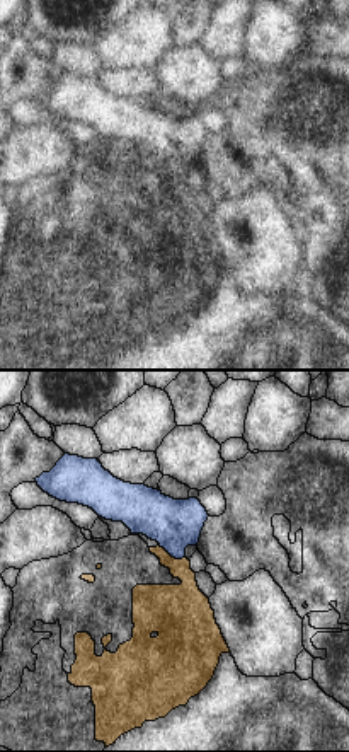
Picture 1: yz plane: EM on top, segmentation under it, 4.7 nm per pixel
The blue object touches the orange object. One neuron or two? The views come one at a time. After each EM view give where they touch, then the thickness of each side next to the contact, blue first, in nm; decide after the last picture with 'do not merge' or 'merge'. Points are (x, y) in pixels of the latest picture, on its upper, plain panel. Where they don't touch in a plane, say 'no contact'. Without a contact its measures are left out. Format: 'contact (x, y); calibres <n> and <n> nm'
contact (172, 174); calibres 240 and 240 nm

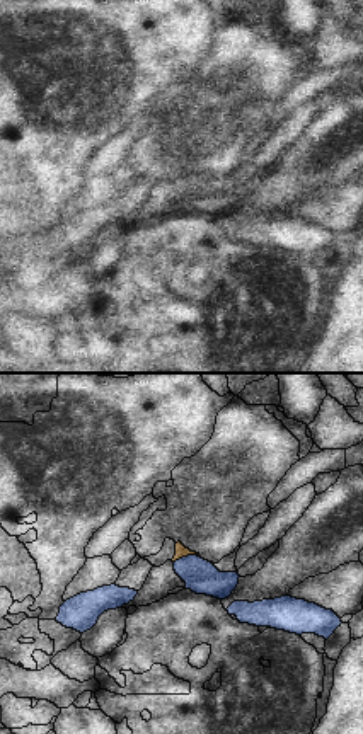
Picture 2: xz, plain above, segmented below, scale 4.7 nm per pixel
contact (188, 174); calibres 160 and 60 nm

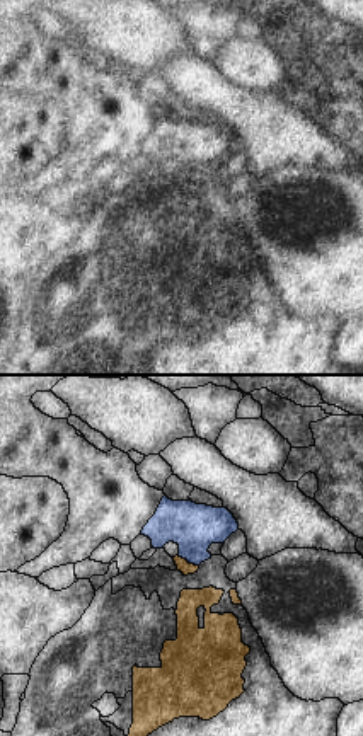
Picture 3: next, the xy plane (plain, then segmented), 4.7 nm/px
contact (188, 179); calibres 220 and 60 nm

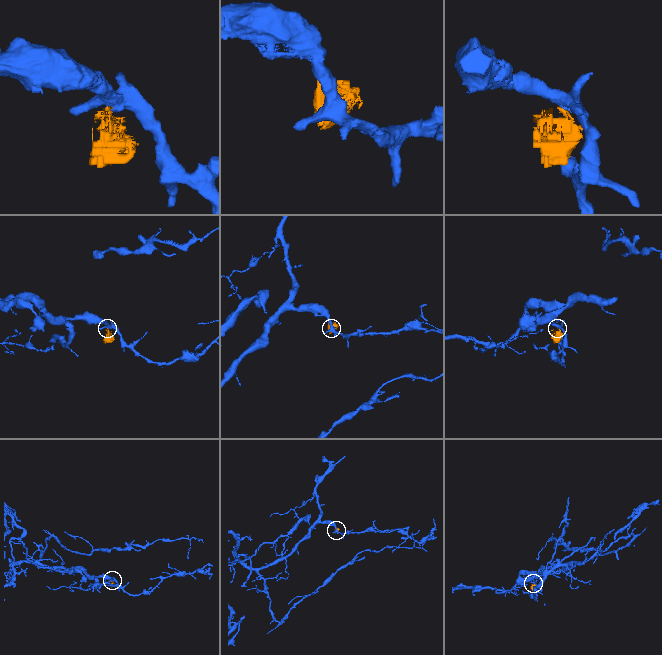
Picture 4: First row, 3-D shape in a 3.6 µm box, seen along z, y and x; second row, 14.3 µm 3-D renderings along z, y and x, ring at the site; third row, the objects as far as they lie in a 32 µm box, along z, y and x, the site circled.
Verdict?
do not merge

